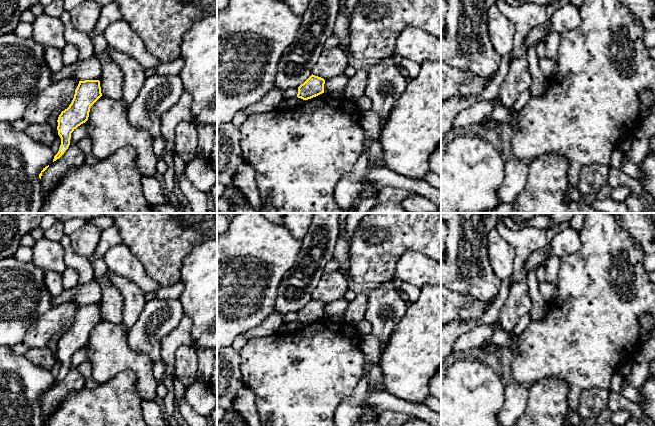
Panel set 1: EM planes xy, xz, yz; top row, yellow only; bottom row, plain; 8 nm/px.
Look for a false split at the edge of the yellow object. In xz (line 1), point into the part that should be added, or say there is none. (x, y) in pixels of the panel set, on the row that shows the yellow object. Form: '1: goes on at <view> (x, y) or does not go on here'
1: does not go on here

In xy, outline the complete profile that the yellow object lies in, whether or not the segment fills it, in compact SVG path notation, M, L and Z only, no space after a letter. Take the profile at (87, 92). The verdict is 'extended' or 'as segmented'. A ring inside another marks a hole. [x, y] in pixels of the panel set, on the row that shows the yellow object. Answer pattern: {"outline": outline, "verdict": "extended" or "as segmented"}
{"outline": "M99 80L79 81L74 98L58 117L58 135L61 145L53 162L59 159L70 145L71 133L88 120L91 106L102 96Z", "verdict": "as segmented"}

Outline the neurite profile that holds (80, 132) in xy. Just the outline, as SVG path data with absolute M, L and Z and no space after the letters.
M83 123L78 126L74 131L71 133L70 144L77 143L81 139L83 139L87 135L88 131L88 124Z

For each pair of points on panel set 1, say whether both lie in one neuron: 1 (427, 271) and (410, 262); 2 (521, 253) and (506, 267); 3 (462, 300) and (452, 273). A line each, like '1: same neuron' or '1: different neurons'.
1: same neuron
2: different neurons
3: different neurons

